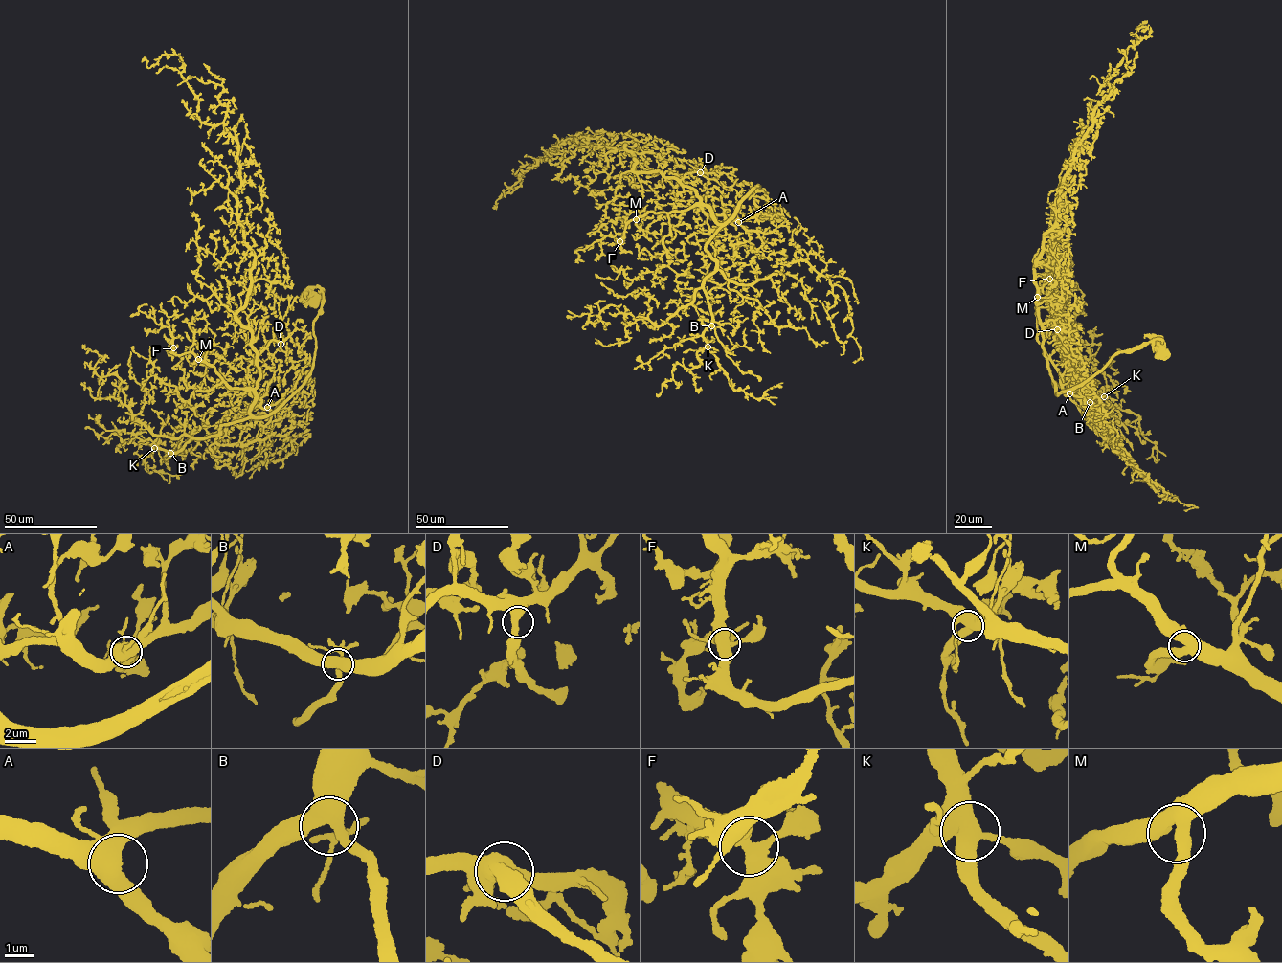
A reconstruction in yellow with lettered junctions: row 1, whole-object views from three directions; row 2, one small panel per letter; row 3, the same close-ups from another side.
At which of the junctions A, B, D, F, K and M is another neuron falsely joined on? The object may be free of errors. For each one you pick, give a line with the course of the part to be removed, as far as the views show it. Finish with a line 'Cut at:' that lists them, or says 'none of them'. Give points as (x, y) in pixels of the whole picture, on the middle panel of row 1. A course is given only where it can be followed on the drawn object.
Cut at: none of them

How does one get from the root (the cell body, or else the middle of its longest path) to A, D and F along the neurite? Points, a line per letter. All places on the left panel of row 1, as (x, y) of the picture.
A: (314, 300), (317, 286), (324, 293), (310, 370), (262, 416), (251, 413), (252, 389), (267, 407)
D: (314, 300), (317, 286), (324, 293), (310, 370), (277, 409), (255, 416), (257, 356), (270, 341), (281, 344)
F: (314, 300), (317, 286), (310, 370), (262, 416), (251, 413), (254, 391), (233, 389), (173, 347)

